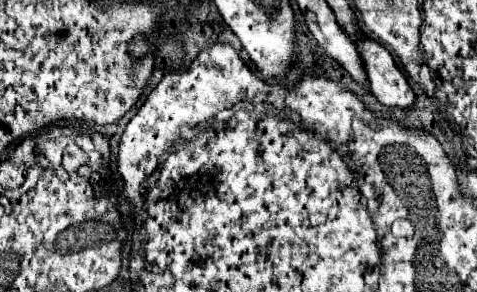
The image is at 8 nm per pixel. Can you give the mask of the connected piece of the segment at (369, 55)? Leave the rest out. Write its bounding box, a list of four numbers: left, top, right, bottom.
[353,35,415,107]

